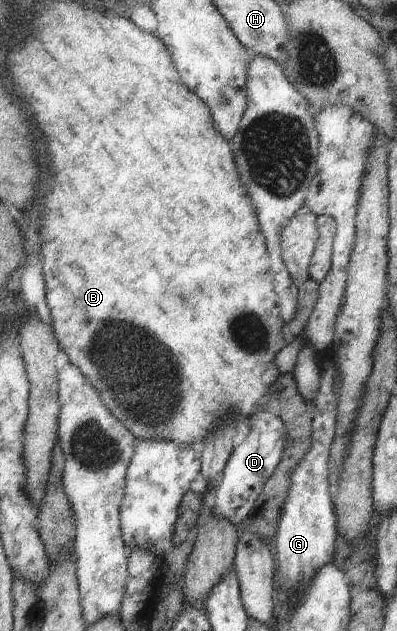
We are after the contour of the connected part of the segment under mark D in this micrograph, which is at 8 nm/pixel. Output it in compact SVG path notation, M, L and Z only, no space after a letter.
M269 410L258 411L251 416L248 424L247 436L244 442L234 449L222 480L217 486L213 506L217 516L229 519L235 526L242 523L251 511L255 510L267 480L275 474L287 452L288 426L277 413Z

